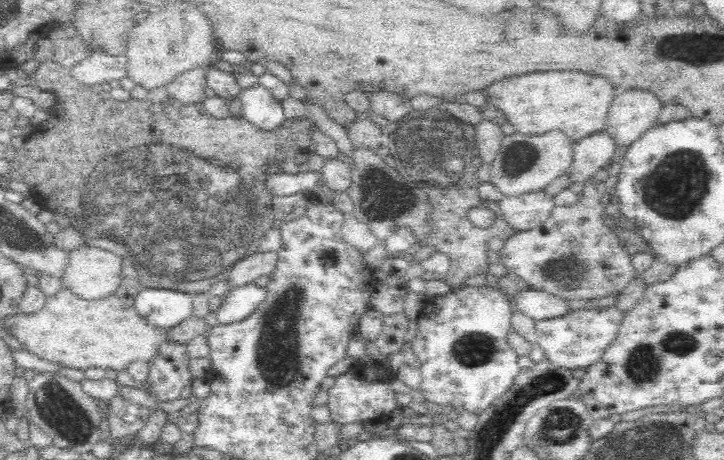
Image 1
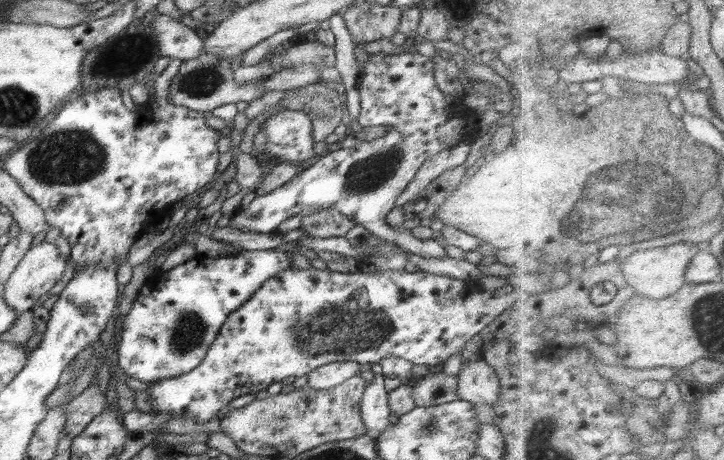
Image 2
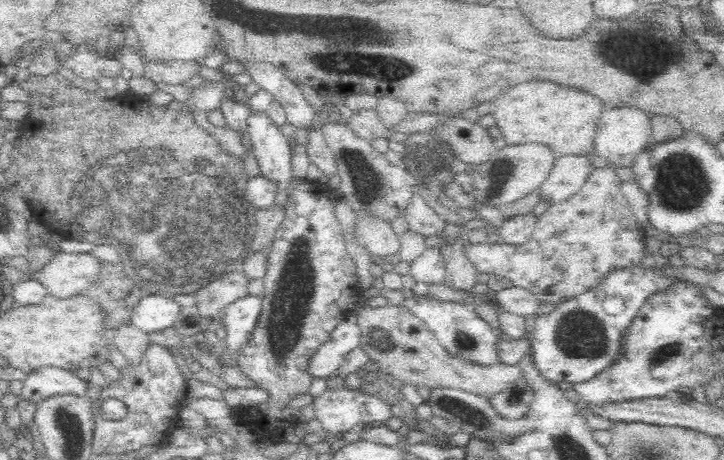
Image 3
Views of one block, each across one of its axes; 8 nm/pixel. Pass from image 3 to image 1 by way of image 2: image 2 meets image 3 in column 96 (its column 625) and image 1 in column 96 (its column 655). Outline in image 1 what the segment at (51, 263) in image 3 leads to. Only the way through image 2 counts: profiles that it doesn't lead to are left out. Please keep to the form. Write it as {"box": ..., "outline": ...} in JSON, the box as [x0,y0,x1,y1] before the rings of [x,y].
{"box":[59,244,121,300],"outline":[[[82,244],[67,253],[59,274],[63,288],[82,300],[104,298],[120,280],[121,260],[115,254]]]}

